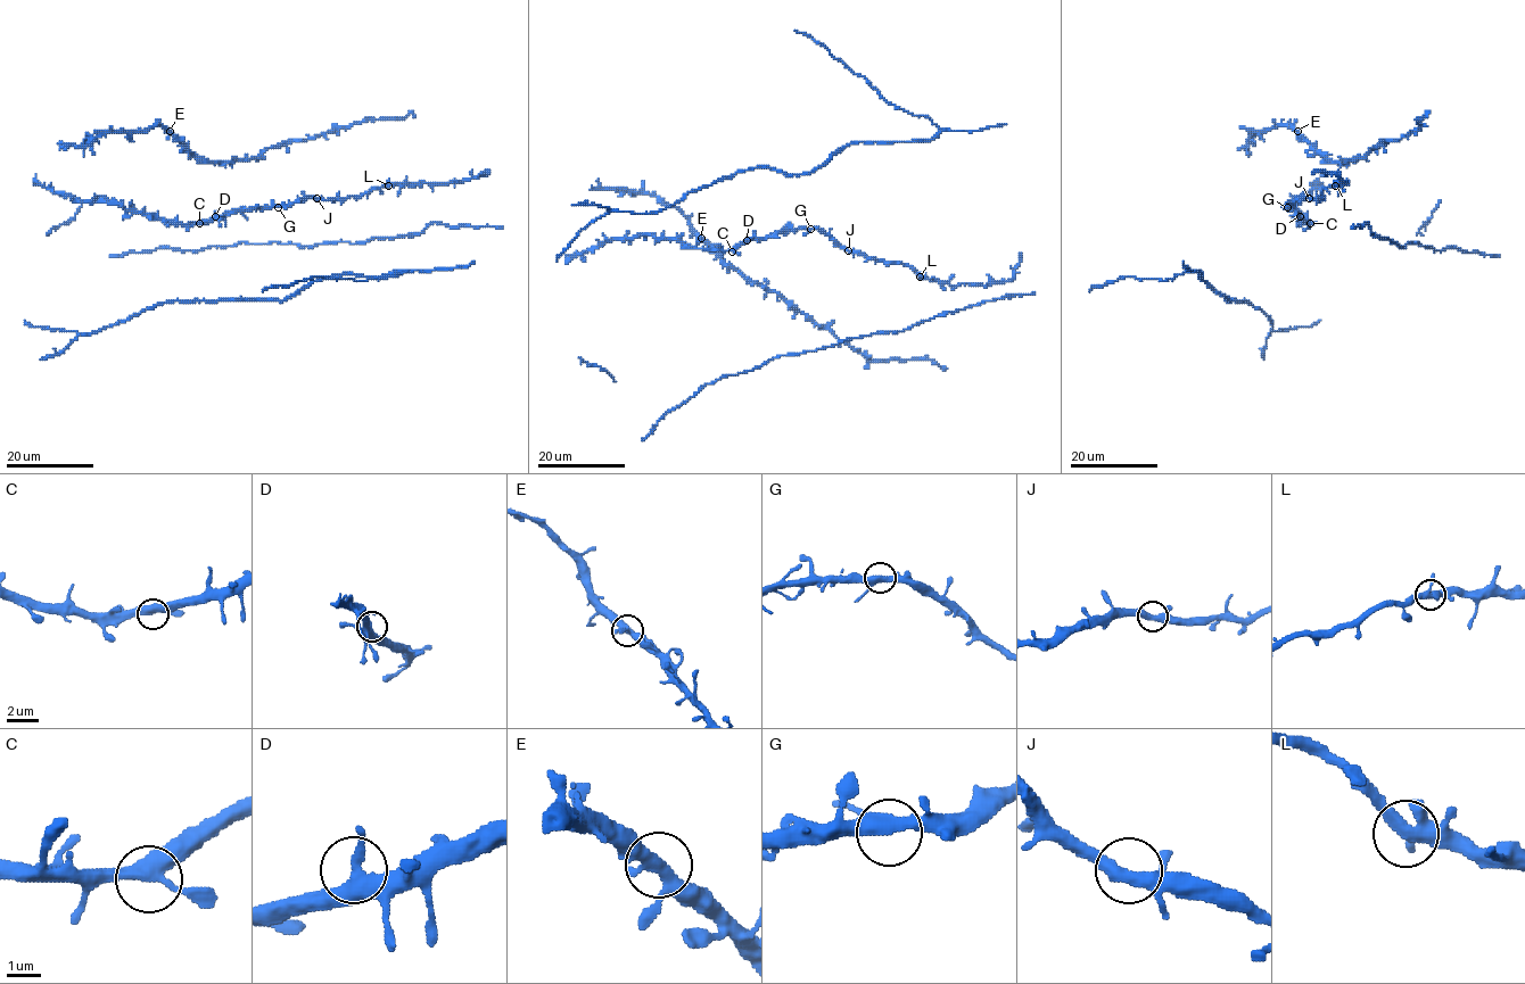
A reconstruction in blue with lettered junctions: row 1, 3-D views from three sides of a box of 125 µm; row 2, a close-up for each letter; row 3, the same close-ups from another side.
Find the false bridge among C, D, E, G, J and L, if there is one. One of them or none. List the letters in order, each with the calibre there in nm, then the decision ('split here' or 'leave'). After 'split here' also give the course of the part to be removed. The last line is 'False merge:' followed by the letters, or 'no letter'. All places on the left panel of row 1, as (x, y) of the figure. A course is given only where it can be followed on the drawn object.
C: 360 nm | leave
D: 360 nm | leave
E: 320 nm | leave
G: 360 nm | leave
J: 360 nm | leave
L: 360 nm | leave
False merge: no letter

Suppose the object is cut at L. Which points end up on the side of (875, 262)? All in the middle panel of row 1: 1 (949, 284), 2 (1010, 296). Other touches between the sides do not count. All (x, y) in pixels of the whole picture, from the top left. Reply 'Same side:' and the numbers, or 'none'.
Same side: 2

